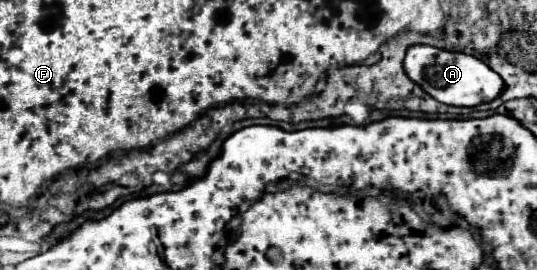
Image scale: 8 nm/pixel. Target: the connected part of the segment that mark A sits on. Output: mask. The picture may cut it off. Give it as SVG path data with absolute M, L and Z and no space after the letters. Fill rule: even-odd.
M415 44L407 48L403 68L405 74L429 96L449 106L477 106L481 102L491 102L503 90L501 76L493 72L483 60L477 60L465 52L449 52L427 44Z

